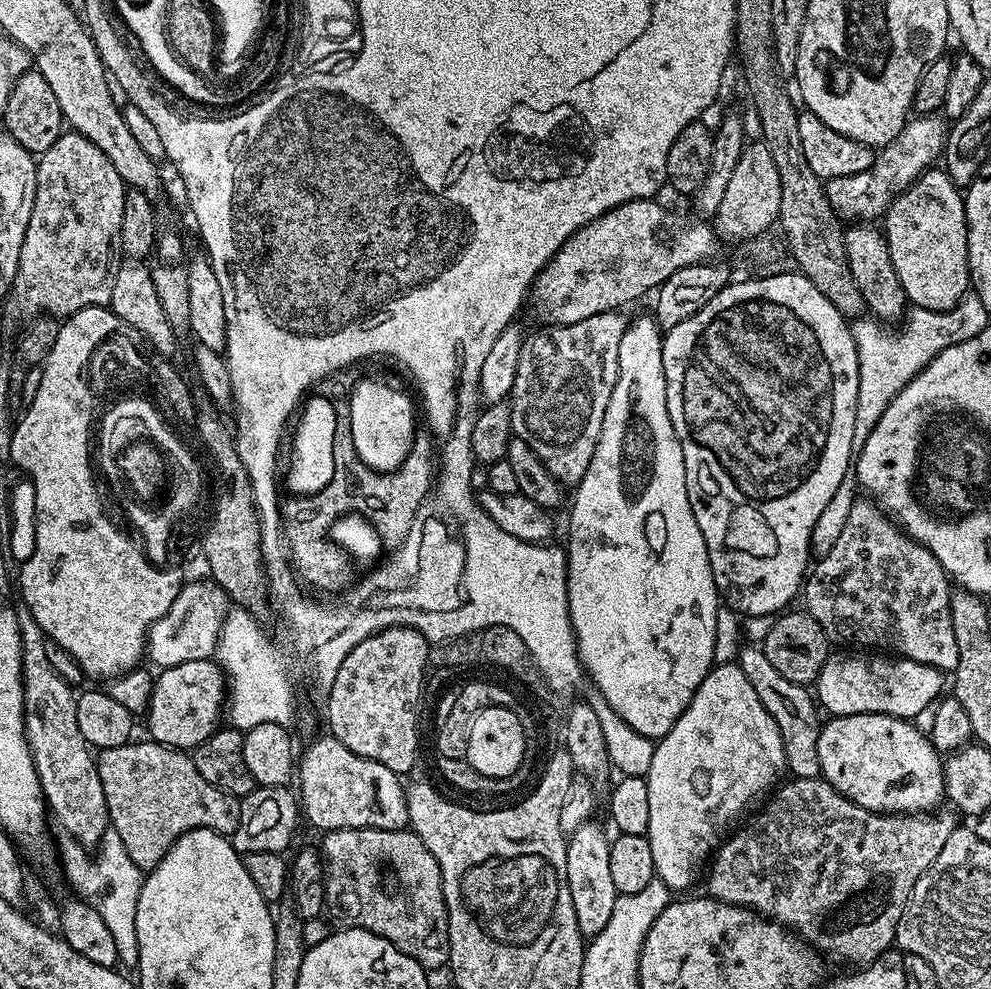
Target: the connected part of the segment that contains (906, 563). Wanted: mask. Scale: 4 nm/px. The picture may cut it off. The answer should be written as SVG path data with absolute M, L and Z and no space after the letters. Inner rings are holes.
M860 498L852 506L846 524L830 552L811 565L802 589L802 601L803 607L818 622L818 626L822 626L833 645L883 650L952 674L958 666L958 641L954 638L954 622L950 616L953 589L948 588L948 584L948 573L928 548L912 539L875 503L867 504Z

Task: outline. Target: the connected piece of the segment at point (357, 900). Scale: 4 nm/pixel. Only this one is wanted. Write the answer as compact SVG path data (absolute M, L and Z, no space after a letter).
M338 828L325 836L324 912L337 925L365 928L386 938L426 970L443 969L448 963L450 938L442 874L434 854L415 832Z

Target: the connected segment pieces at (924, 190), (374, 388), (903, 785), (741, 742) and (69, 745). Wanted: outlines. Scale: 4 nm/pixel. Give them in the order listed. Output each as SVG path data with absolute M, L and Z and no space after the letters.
M943 167L929 168L892 201L882 217L882 231L890 250L890 262L894 262L894 274L902 282L904 299L909 305L945 312L969 295L964 192Z
M374 376L357 379L349 395L354 438L365 458L365 464L380 473L397 469L411 448L418 425L409 396L390 381Z
M850 714L849 716L832 716L829 721L829 724L827 721L821 727L820 737L818 738L820 776L827 780L830 786L838 789L847 800L853 800L858 806L862 806L871 812L887 812L889 814L928 814L941 807L942 801L945 799L942 756L933 746L931 739L915 728L912 720L903 720L897 716L887 716L886 714Z
M739 663L715 665L706 674L702 686L698 686L690 706L686 706L678 722L674 722L667 734L659 737L654 762L650 762L646 777L650 790L647 837L654 854L656 879L676 894L683 893L680 891L690 887L699 876L701 879L702 869L722 840L722 836L716 833L716 815L723 810L724 803L728 800L732 812L755 809L781 783L780 775L785 775L787 766L782 734L778 734L774 718L766 714L766 706L758 702L758 694L754 694L754 686L750 686Z
M23 606L17 607L18 630L22 642L22 668L24 670L24 711L26 713L26 735L28 745L34 758L34 766L38 780L44 791L44 803L47 811L56 815L56 820L68 831L67 835L85 850L99 849L100 839L110 830L106 794L102 794L102 778L98 778L98 766L93 749L82 738L82 730L78 730L78 710L76 709L77 693L73 685L59 676L50 666L46 658L46 633L38 622L34 622L34 614Z

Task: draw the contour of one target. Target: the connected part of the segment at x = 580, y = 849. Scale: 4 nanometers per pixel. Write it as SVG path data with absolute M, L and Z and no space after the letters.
M596 822L578 826L567 837L566 878L570 882L570 899L574 902L574 914L578 917L580 932L586 938L596 936L610 922L617 898L616 887L610 879L610 836Z

